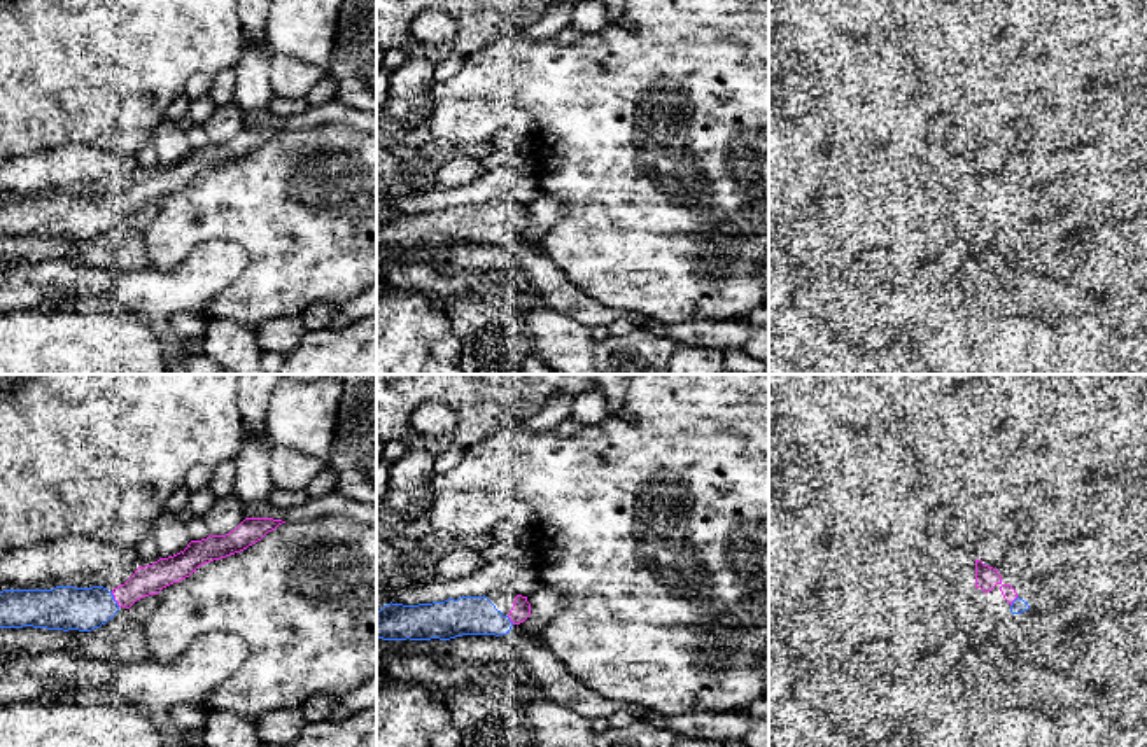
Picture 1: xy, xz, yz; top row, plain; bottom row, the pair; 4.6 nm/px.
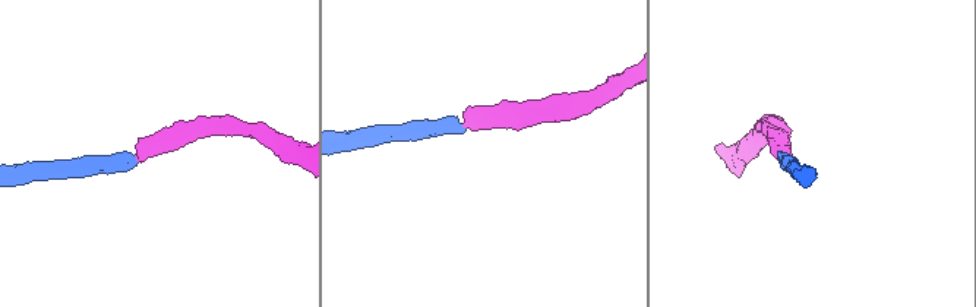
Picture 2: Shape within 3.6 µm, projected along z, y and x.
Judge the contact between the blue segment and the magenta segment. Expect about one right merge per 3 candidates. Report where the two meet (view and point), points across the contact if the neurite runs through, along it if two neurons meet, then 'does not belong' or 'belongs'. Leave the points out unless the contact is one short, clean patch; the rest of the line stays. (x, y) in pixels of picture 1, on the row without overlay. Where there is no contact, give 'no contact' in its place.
meets blue in xy at (112, 207); belongs

